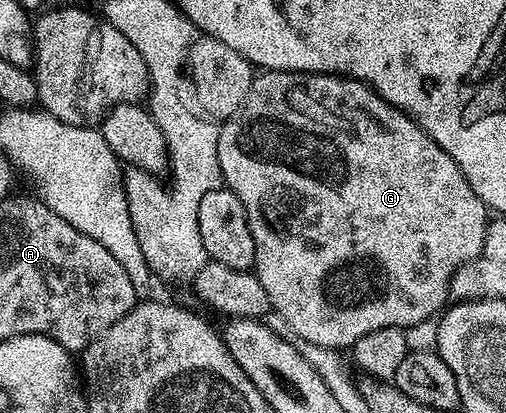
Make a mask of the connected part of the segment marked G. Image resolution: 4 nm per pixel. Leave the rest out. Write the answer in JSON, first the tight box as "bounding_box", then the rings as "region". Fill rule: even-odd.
{"bounding_box":[219,71,490,350],"region":[[[261,71],[253,79],[250,94],[244,99],[240,111],[233,119],[223,121],[219,130],[220,175],[226,187],[244,203],[256,247],[254,271],[258,282],[262,282],[262,290],[266,290],[271,311],[284,319],[285,326],[293,332],[291,335],[297,341],[305,340],[312,348],[348,350],[358,342],[358,338],[362,338],[362,334],[370,334],[370,330],[408,329],[431,321],[449,303],[452,276],[459,267],[482,252],[488,239],[490,209],[484,205],[482,198],[478,198],[478,194],[474,194],[474,190],[470,190],[470,182],[466,182],[454,158],[450,158],[450,154],[446,154],[446,150],[442,150],[442,146],[438,146],[438,142],[434,142],[434,138],[424,133],[408,115],[398,111],[393,104],[387,104],[361,80],[330,76],[323,72]]]}

